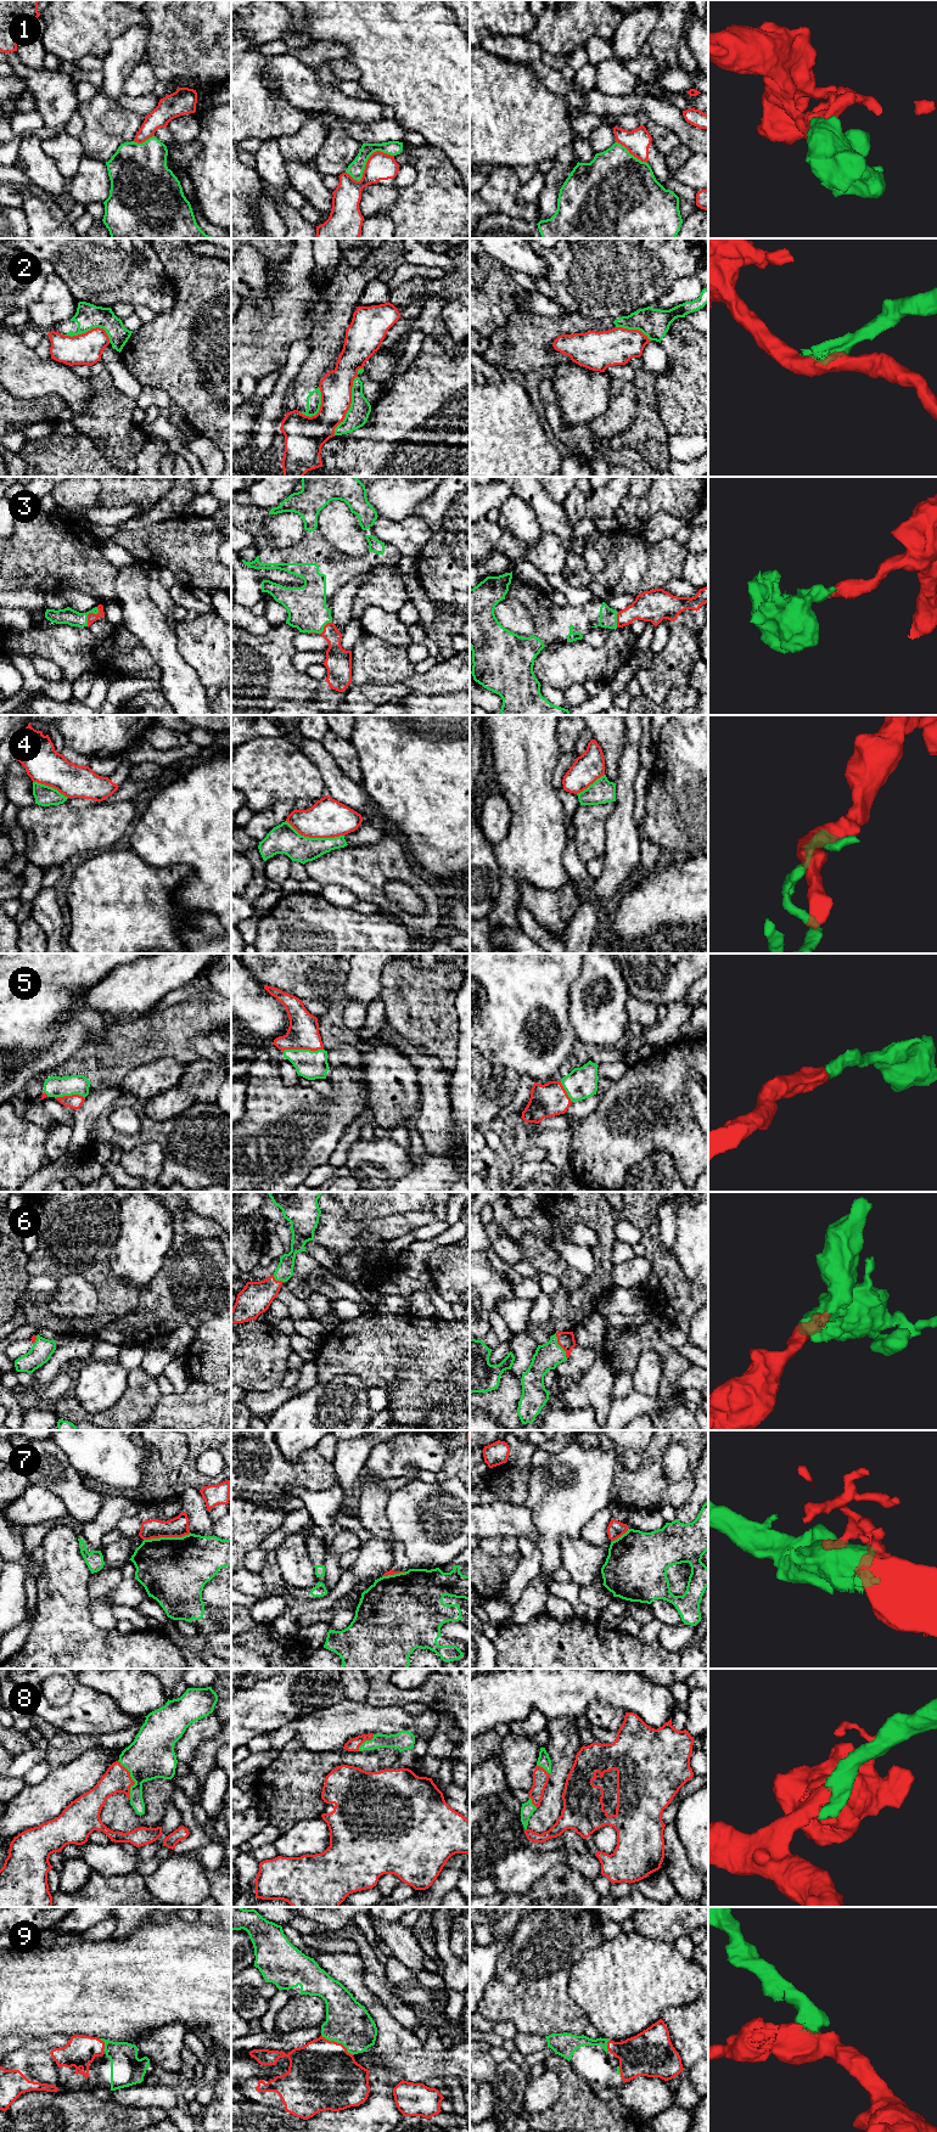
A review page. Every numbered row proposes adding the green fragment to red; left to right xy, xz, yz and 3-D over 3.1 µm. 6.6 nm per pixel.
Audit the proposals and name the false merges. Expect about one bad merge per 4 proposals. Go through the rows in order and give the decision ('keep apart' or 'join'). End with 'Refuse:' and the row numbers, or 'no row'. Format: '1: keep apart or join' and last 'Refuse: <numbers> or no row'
1: keep apart
2: keep apart
3: join
4: keep apart
5: join
6: join
7: keep apart
8: join
9: join
Refuse: 1, 2, 4, 7

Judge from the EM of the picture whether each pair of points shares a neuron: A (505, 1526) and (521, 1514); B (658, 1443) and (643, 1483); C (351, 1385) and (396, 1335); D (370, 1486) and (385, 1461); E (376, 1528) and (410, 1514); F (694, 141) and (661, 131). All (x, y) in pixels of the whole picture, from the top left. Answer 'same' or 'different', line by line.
A: same
B: same
C: different
D: different
E: different
F: different

